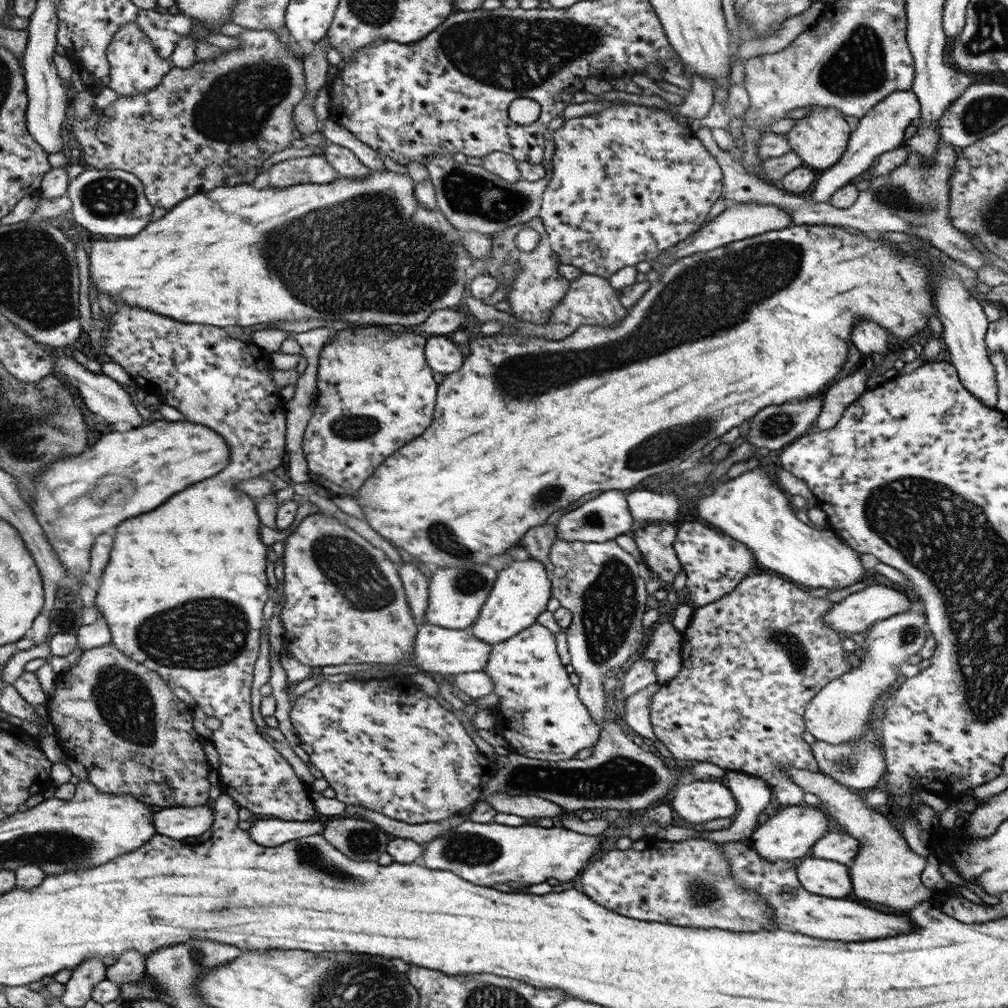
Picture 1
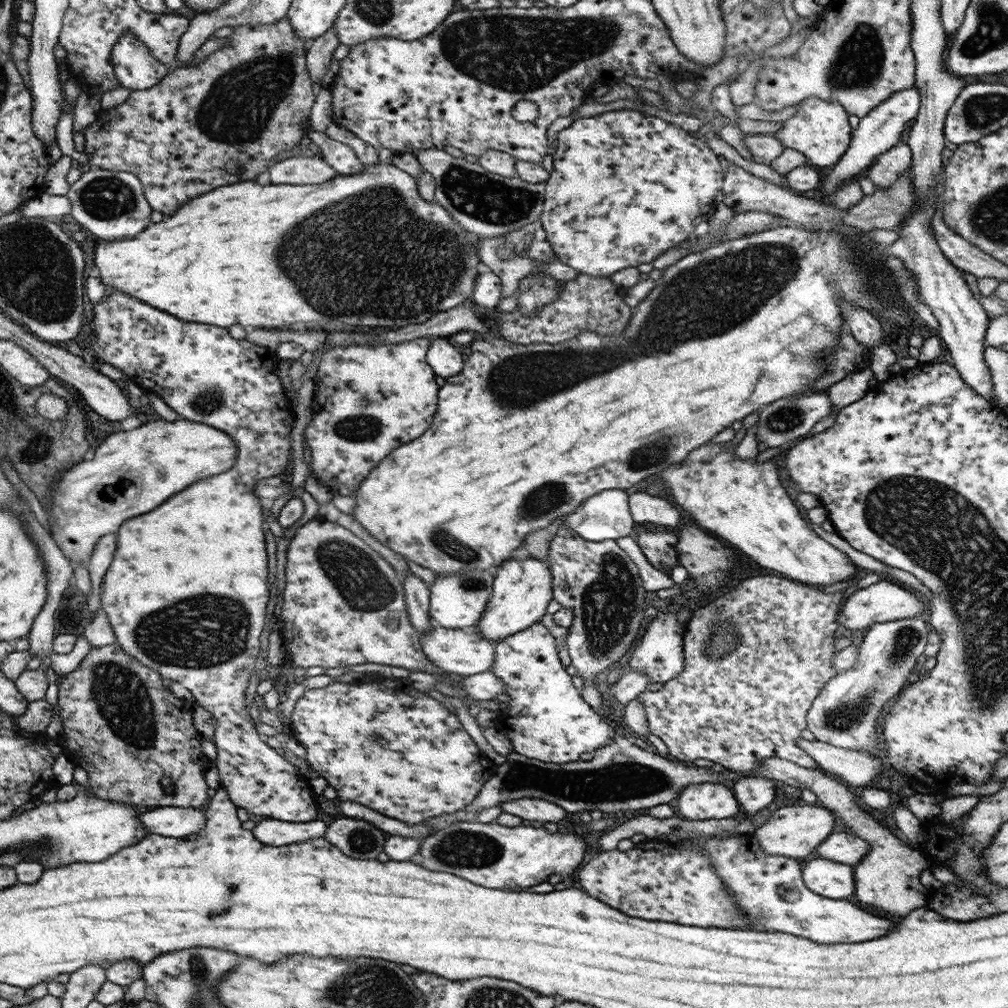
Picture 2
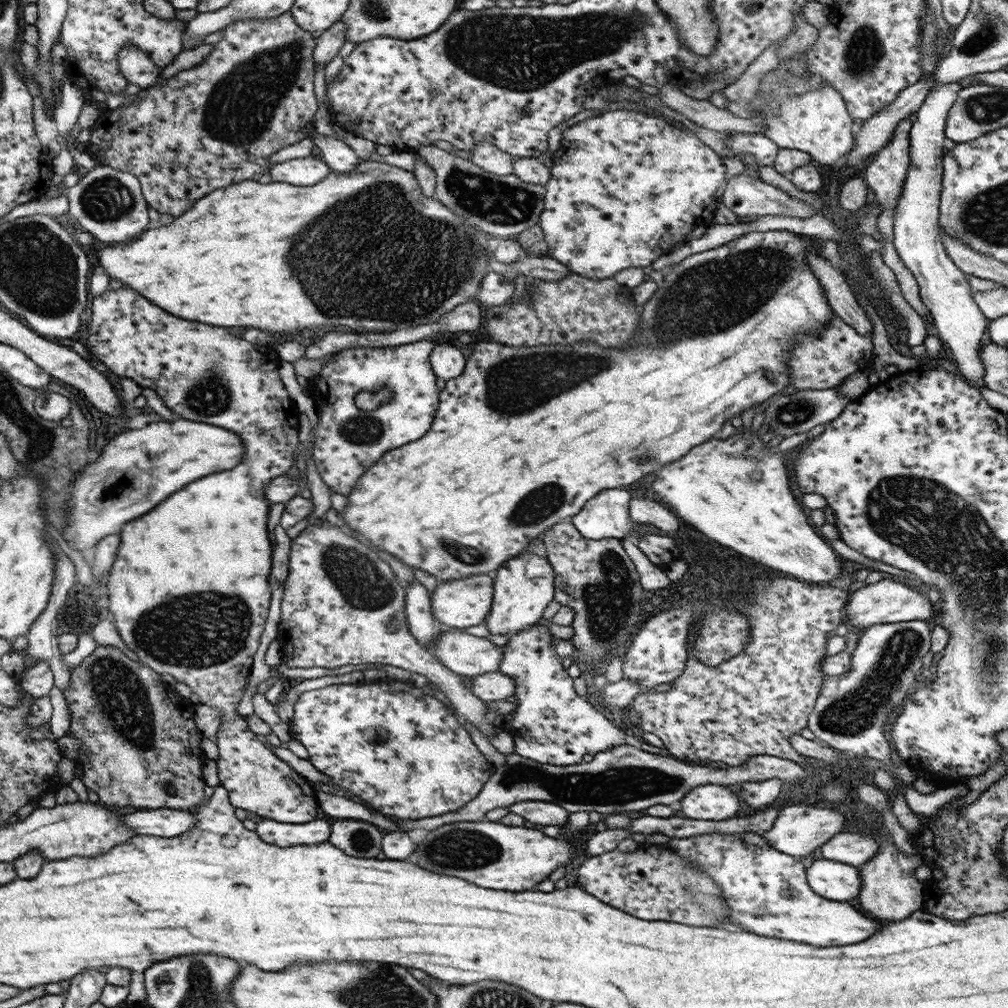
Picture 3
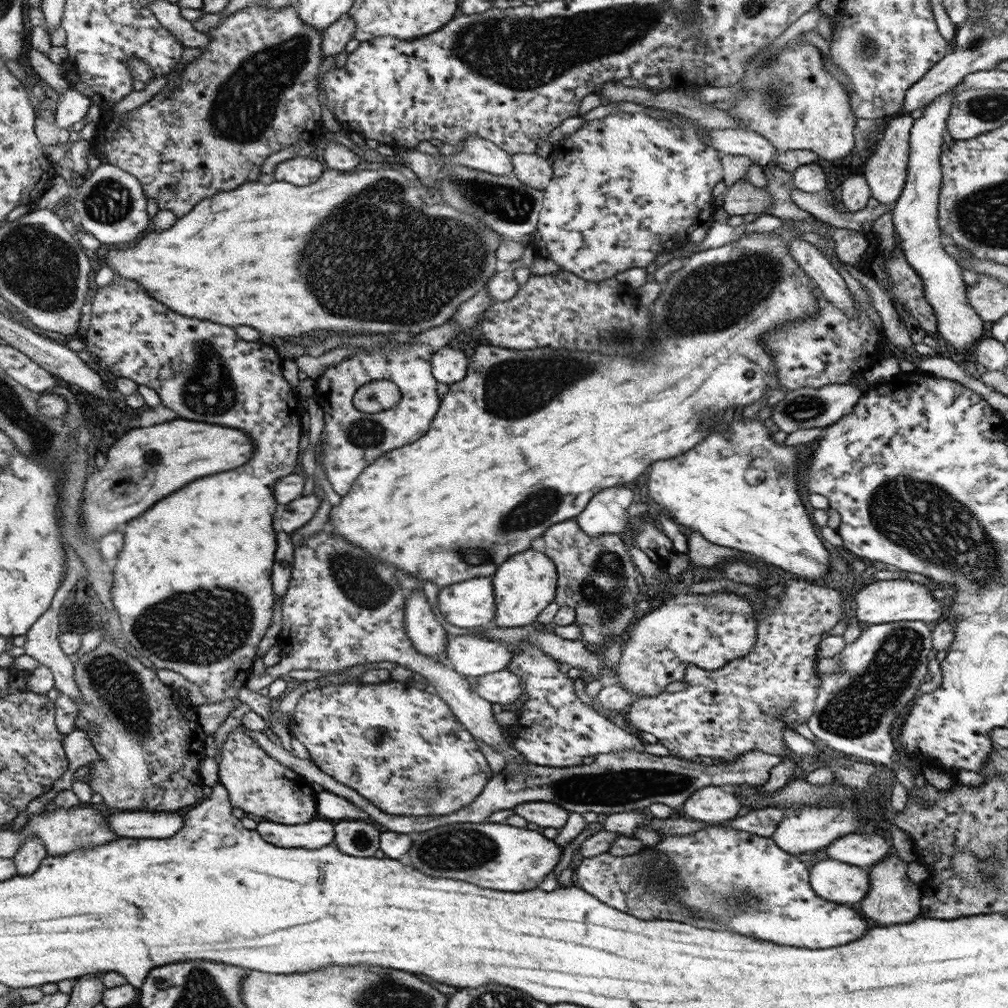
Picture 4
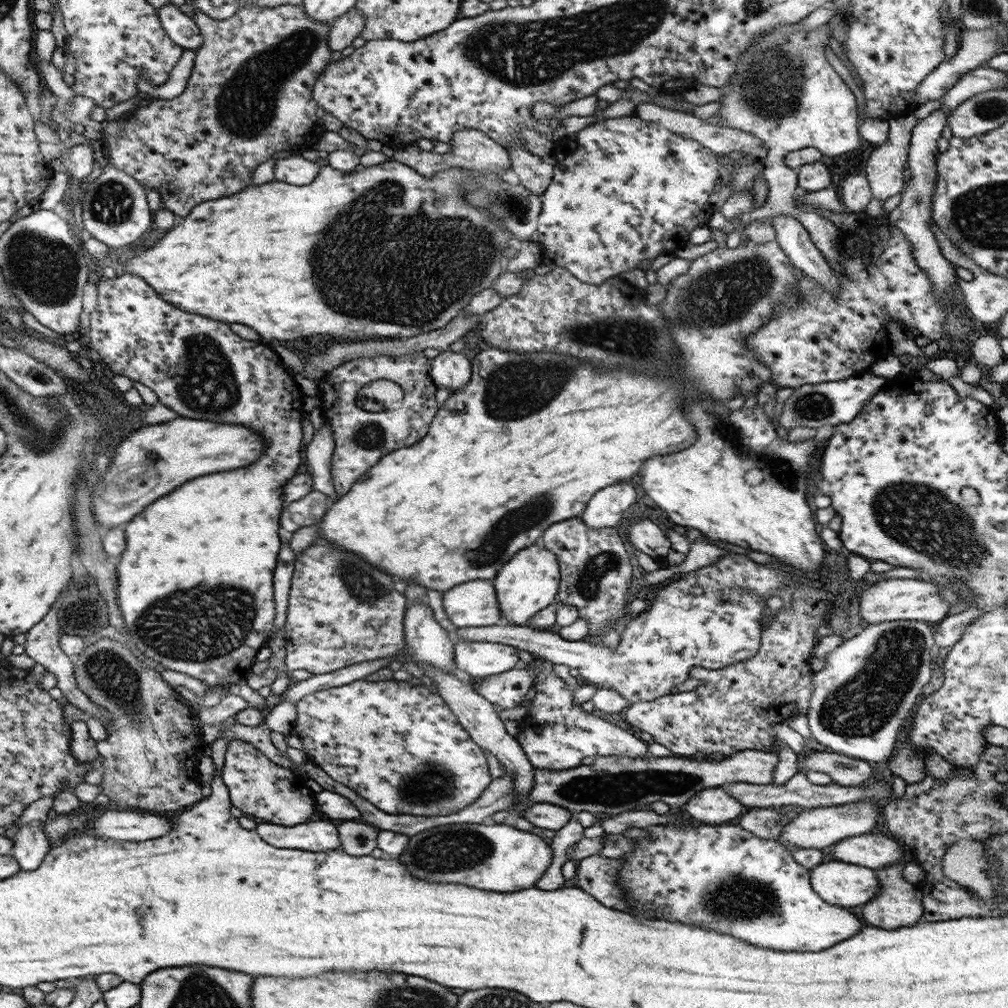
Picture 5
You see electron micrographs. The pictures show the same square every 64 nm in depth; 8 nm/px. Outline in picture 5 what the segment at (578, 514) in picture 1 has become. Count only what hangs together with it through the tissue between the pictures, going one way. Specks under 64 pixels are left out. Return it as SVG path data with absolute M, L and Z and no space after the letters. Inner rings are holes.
M628 482L612 484L598 490L587 502L582 513L582 520L588 528L600 530L600 528L614 528L620 526L621 518L628 512L628 508L636 502L634 483L628 486Z

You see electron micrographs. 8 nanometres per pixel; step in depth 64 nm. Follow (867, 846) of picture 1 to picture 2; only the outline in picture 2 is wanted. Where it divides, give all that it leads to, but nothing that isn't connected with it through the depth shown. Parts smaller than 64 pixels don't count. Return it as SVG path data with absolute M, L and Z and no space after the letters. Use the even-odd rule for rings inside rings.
M614 733L614 737L612 737L606 745L596 749L593 753L594 756L590 761L578 760L554 764L551 762L542 762L536 758L531 759L512 751L512 753L506 755L506 761L497 767L495 774L484 783L478 796L474 798L466 808L458 810L458 812L442 814L436 818L430 818L430 820L426 820L426 822L422 823L437 828L452 822L473 822L483 808L498 806L500 801L522 797L546 799L561 806L567 813L602 811L606 815L610 812L619 812L619 810L642 810L642 808L652 808L652 806L659 804L669 804L671 800L678 798L678 795L682 793L684 787L698 782L720 782L722 784L729 784L736 781L736 779L740 779L740 777L768 777L769 779L798 787L801 790L806 789L810 790L810 792L814 792L817 796L816 799L820 800L822 807L830 810L842 824L846 824L852 834L855 834L858 838L862 838L862 840L870 844L870 849L868 849L867 854L863 856L858 863L854 864L854 884L856 884L854 894L860 902L866 904L866 909L877 914L882 912L880 915L883 916L887 914L891 914L892 916L906 916L908 912L912 912L912 910L916 910L918 907L924 907L924 904L926 904L926 893L928 889L920 883L920 874L922 874L922 871L926 870L927 867L931 866L931 864L924 853L904 843L902 839L900 839L900 836L896 835L896 833L892 833L890 829L884 825L884 822L878 821L875 817L872 817L870 813L860 808L854 794L848 790L848 786L845 783L840 783L815 769L802 768L802 766L784 760L784 758L766 758L766 760L760 762L760 768L758 768L758 770L740 773L727 769L724 773L713 773L710 768L698 767L694 764L683 765L682 763L674 761L672 758L648 752L630 743L626 737L618 735L617 733Z

